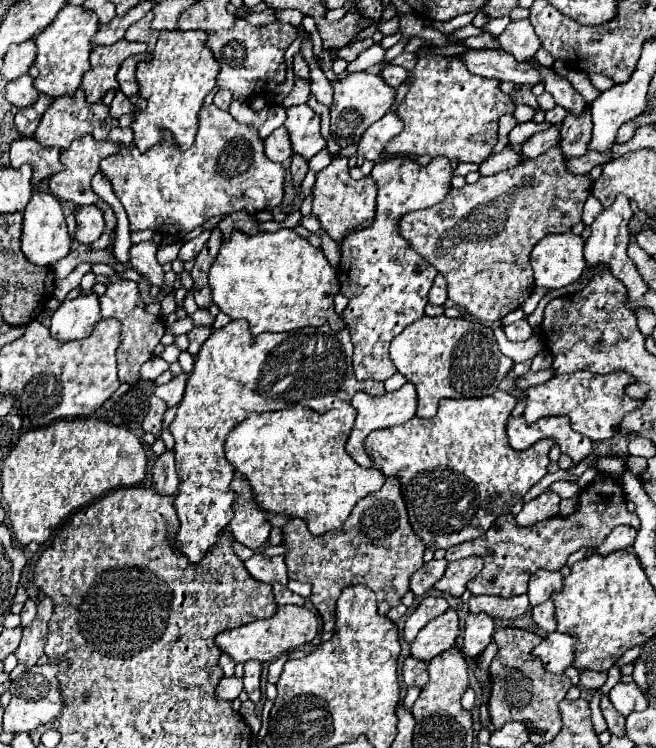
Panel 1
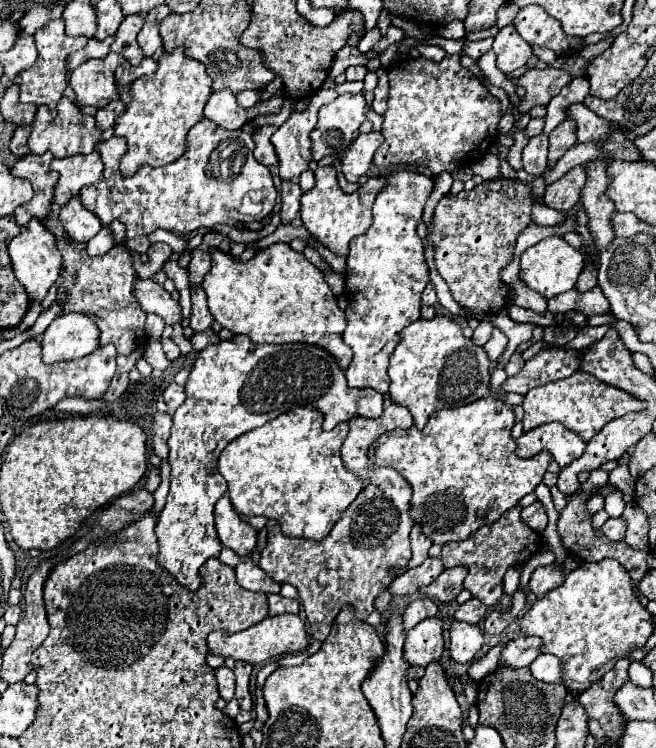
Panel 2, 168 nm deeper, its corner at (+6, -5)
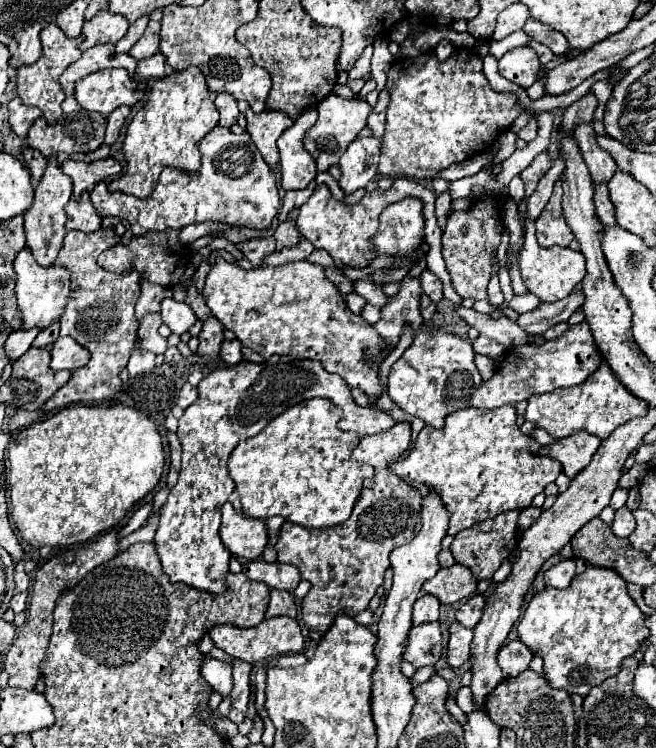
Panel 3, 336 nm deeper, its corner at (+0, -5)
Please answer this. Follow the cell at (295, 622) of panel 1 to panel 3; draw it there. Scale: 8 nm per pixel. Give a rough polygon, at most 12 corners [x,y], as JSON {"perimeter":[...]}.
{"perimeter":[[292,617],[240,629],[216,625],[218,649],[252,665],[302,653],[306,639]]}

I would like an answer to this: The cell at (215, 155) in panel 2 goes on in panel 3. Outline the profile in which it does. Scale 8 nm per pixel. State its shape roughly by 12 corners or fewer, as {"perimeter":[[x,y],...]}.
{"perimeter":[[214,127],[202,167],[92,205],[136,237],[202,221],[268,229],[276,179],[248,133]]}

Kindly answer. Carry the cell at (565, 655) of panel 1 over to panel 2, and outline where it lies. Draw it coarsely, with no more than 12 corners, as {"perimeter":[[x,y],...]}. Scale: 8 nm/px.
{"perimeter":[[538,637],[504,645],[498,667],[528,667],[540,653]]}

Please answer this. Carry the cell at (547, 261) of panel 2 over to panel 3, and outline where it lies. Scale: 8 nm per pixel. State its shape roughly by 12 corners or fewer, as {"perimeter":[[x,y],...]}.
{"perimeter":[[526,199],[520,273],[542,303],[568,297],[586,273],[580,251],[538,245]]}

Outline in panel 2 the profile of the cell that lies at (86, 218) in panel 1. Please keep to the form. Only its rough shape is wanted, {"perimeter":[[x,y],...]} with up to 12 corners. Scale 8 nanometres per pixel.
{"perimeter":[[78,197],[60,209],[64,231],[86,243],[102,229]]}

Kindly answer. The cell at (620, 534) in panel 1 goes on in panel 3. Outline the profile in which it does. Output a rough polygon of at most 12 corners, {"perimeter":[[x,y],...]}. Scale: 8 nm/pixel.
{"perimeter":[[628,507],[616,511],[612,531],[616,537],[628,537],[636,529]]}

